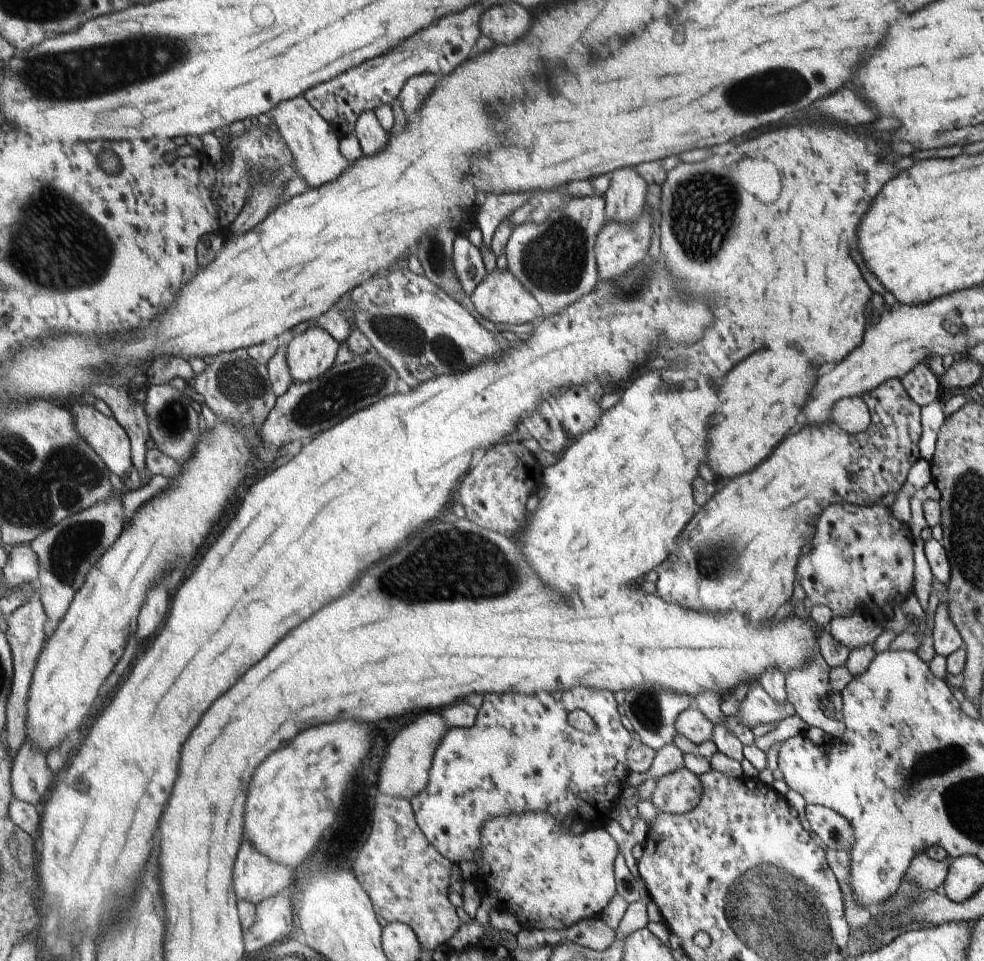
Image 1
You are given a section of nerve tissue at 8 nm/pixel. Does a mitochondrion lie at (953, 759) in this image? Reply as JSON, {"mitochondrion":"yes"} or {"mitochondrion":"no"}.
{"mitochondrion":"yes"}

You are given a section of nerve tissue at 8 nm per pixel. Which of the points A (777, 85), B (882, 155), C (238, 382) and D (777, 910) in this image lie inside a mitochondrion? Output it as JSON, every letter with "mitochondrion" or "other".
{"A":"mitochondrion","B":"mitochondrion","C":"mitochondrion","D":"mitochondrion"}

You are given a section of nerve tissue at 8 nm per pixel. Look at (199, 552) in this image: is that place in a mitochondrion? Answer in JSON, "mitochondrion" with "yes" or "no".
{"mitochondrion":"no"}

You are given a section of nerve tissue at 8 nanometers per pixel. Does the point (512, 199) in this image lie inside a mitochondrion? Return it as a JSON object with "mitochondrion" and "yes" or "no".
{"mitochondrion":"no"}

